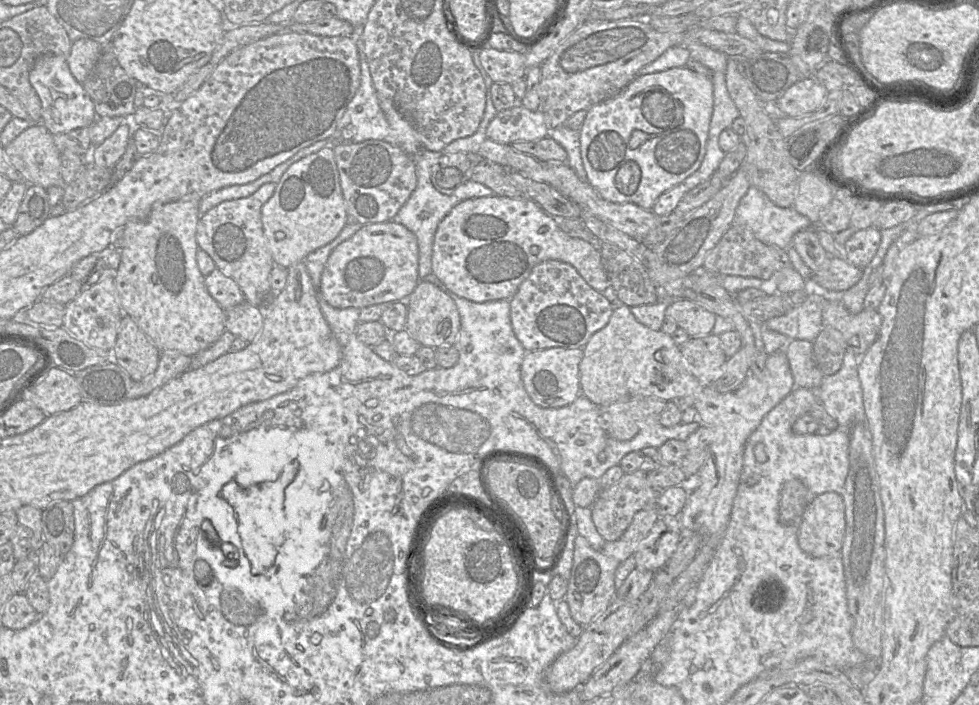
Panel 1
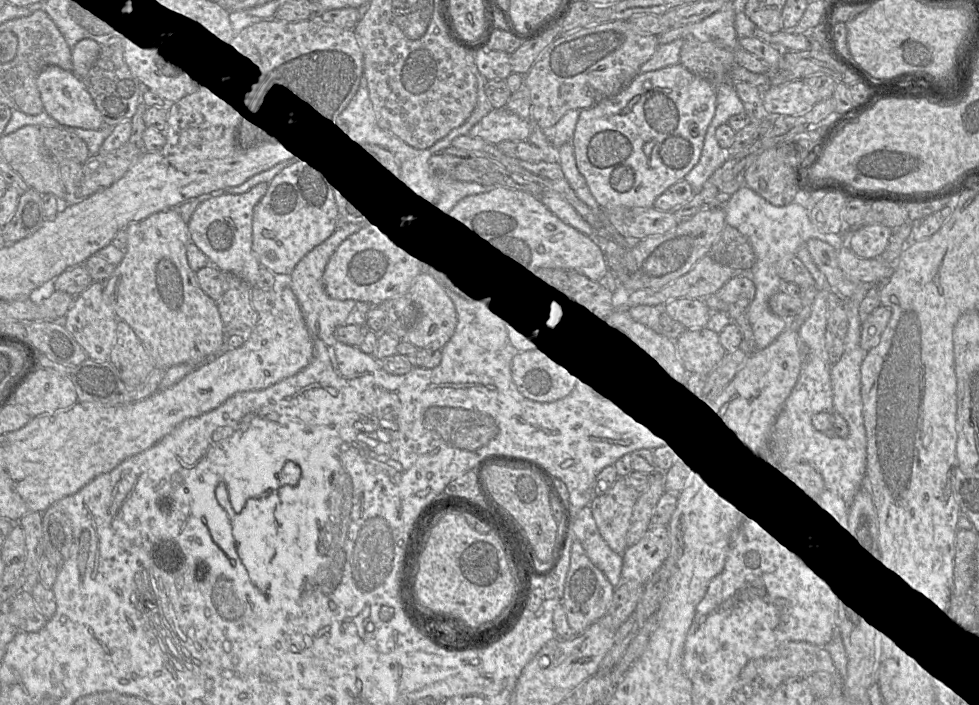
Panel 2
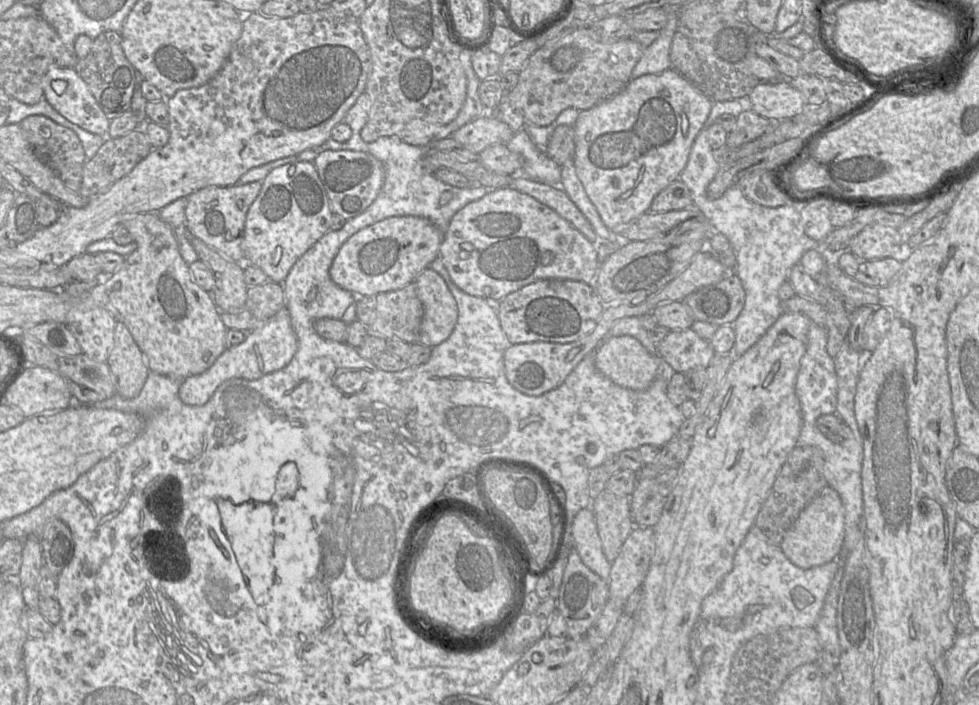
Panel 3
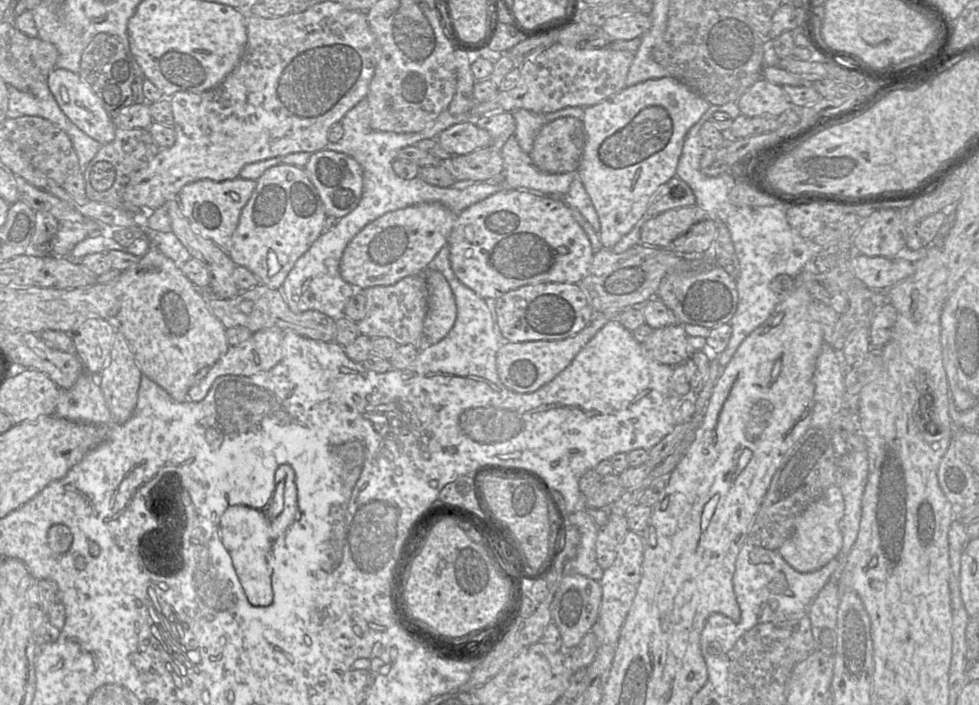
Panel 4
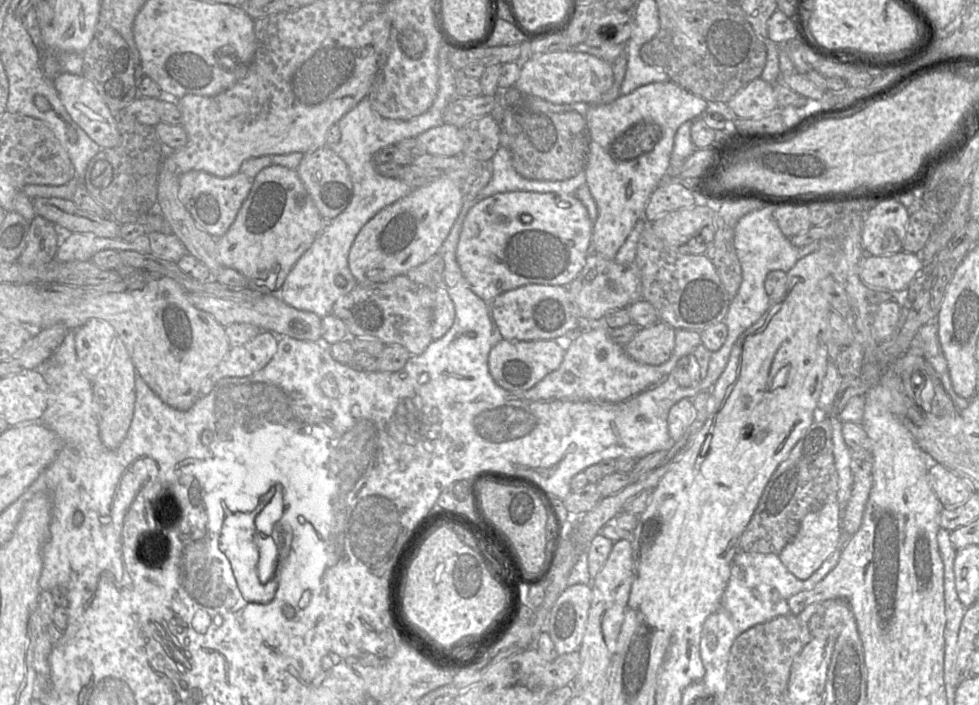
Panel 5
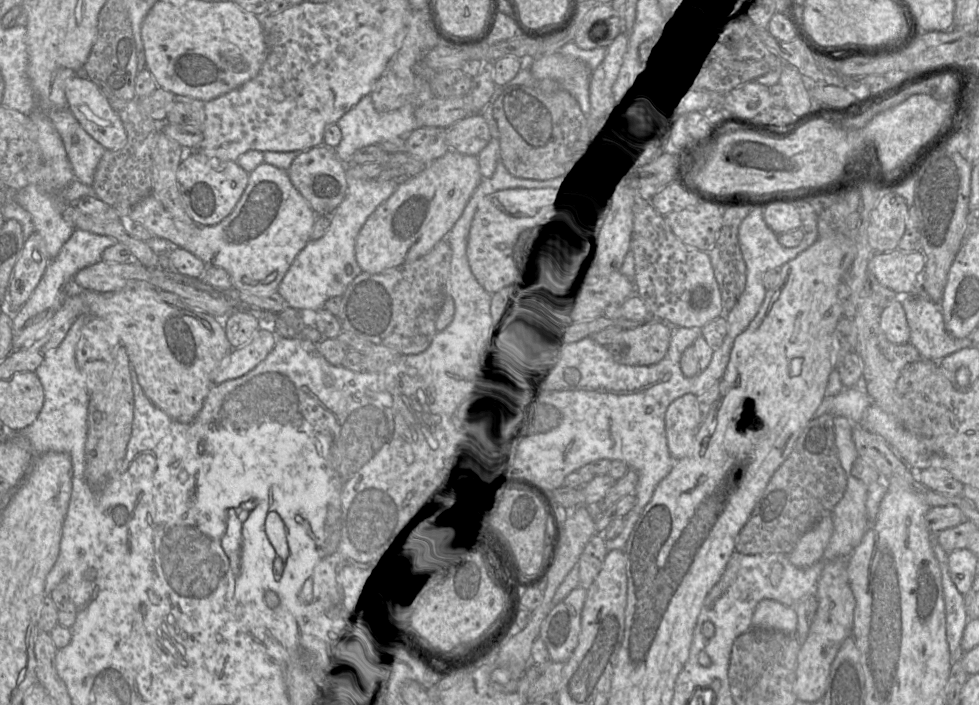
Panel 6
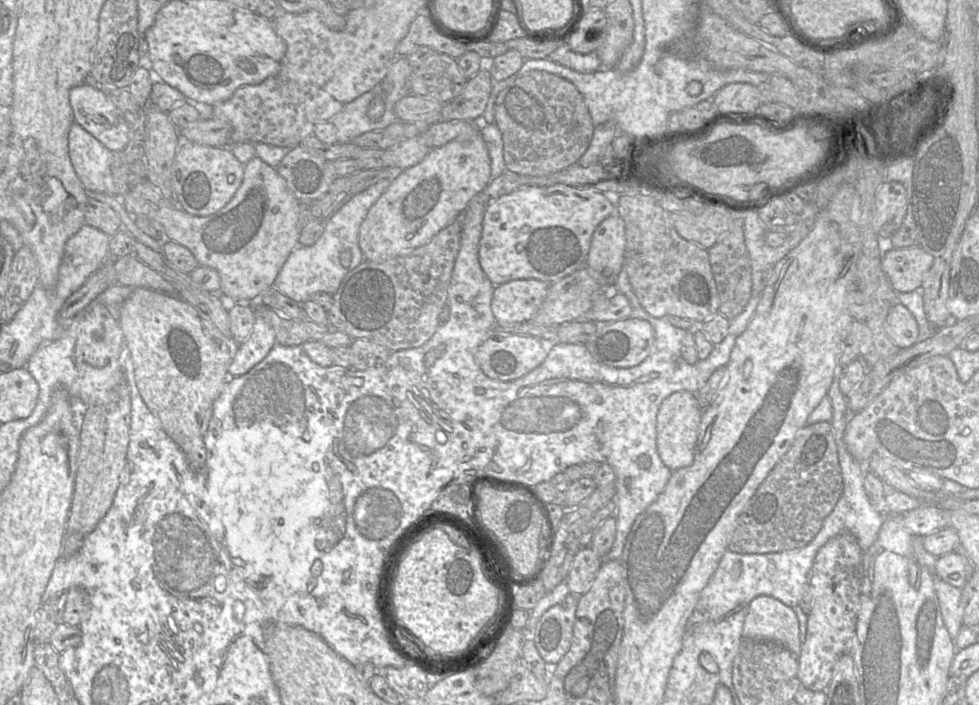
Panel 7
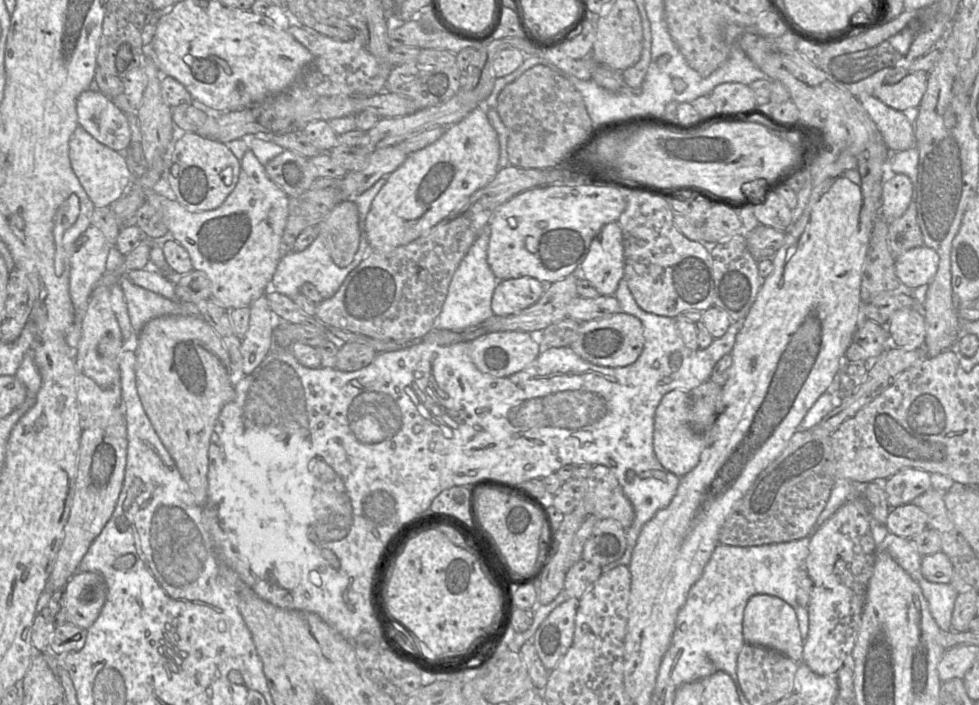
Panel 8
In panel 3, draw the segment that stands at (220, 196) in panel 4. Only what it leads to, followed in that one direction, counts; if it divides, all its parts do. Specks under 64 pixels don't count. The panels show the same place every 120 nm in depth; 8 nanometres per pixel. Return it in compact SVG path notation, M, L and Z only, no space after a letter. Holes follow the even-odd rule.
M262 182L230 187L209 186L197 190L187 198L185 226L191 236L202 240L210 248L237 263L244 263L242 239L246 215L258 196Z

